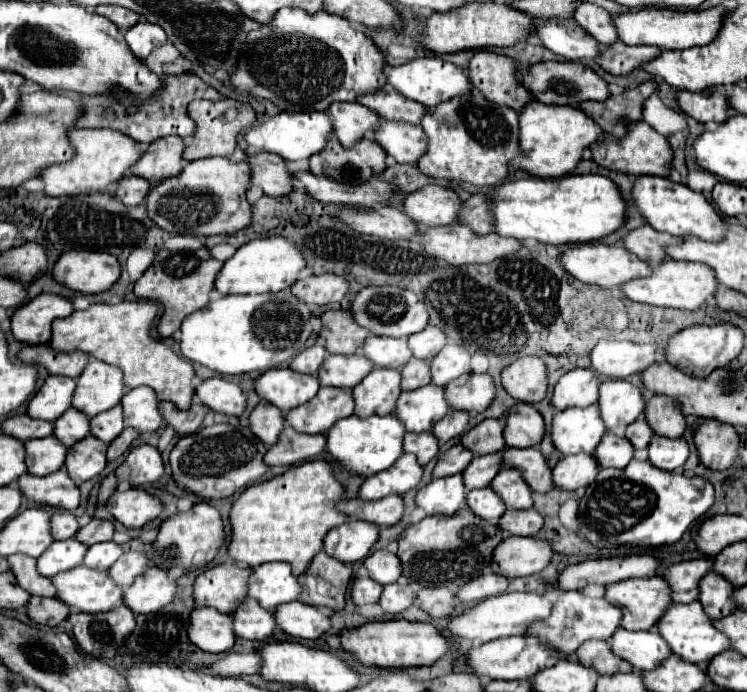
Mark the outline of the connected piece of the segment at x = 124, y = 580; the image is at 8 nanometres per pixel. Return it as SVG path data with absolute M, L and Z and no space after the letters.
M129 551L109 569L109 575L113 575L113 581L121 583L121 587L129 587L137 575L141 575L147 561L149 559L143 551Z

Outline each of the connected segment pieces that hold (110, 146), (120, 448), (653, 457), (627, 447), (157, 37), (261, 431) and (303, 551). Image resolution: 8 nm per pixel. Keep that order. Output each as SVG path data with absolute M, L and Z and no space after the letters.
M69 129L67 135L75 155L69 161L49 165L39 173L45 183L45 195L49 197L105 191L109 185L117 183L117 179L127 175L131 165L141 157L141 147L127 135L113 129Z
M127 427L113 443L109 443L109 461L113 461L113 459L117 459L117 457L121 457L127 449L129 449L129 445L137 439L137 429L133 429L133 427Z
M653 435L647 451L649 451L649 461L665 471L679 469L689 459L689 445L685 439L667 439Z
M613 433L605 435L605 439L599 443L597 451L597 461L601 463L601 467L617 467L623 469L629 465L629 461L635 455L633 445L629 443L629 439L625 437L617 437Z
M139 21L129 31L125 31L125 41L135 57L145 59L151 51L155 51L157 47L161 47L167 41L167 35L159 25Z
M261 401L253 413L251 413L251 429L253 433L267 445L275 445L279 441L279 435L285 427L285 413L275 407L273 403L267 403L267 401Z
M307 461L283 475L247 487L231 509L233 535L229 555L249 567L285 561L293 567L293 575L301 577L309 569L311 559L323 549L325 535L333 527L351 521L335 507L343 493L345 485L339 483L335 465L329 461Z

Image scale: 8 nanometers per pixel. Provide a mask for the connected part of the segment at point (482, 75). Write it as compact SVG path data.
M479 49L469 59L469 81L475 89L479 89L485 99L511 107L519 111L525 101L531 101L533 97L521 83L515 79L515 63L509 57Z

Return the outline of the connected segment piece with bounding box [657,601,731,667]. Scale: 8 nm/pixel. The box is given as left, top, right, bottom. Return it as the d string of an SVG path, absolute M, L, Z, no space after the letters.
M693 601L689 605L673 603L673 607L665 613L665 619L661 619L661 623L657 623L657 629L663 635L663 639L667 639L667 643L673 647L673 653L681 655L689 663L697 663L699 667L705 667L721 651L731 649L729 637L725 633L721 633L719 629L715 629L713 619L709 615L705 615L703 605L699 601Z

